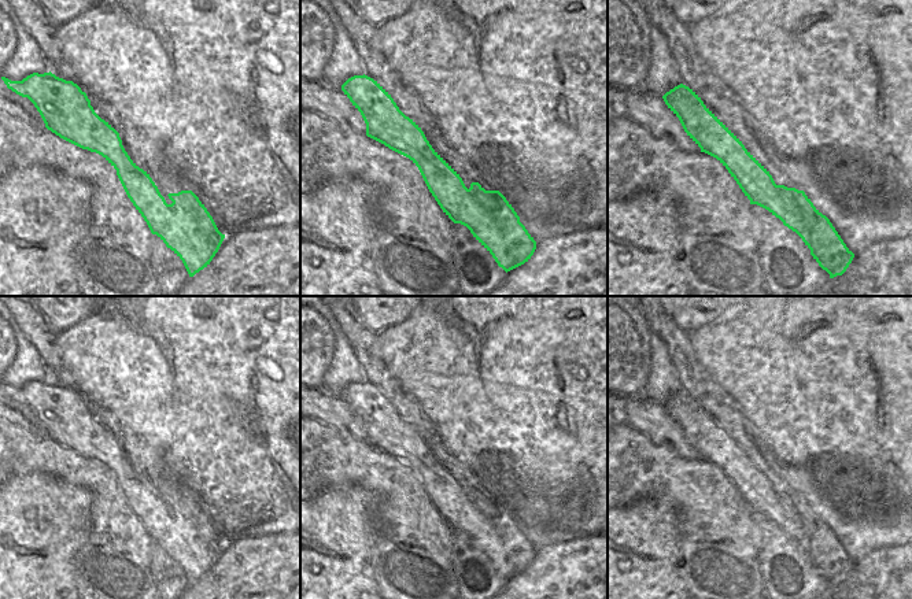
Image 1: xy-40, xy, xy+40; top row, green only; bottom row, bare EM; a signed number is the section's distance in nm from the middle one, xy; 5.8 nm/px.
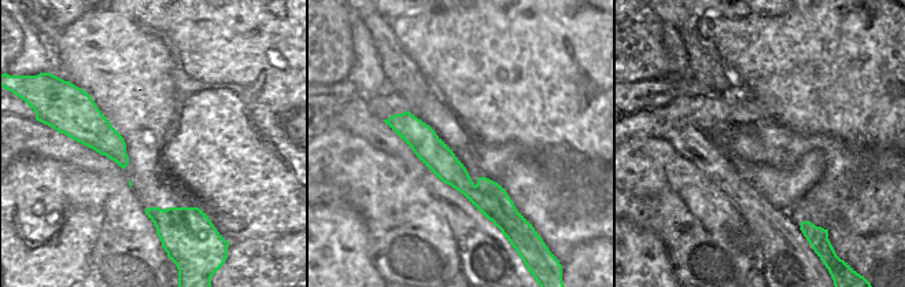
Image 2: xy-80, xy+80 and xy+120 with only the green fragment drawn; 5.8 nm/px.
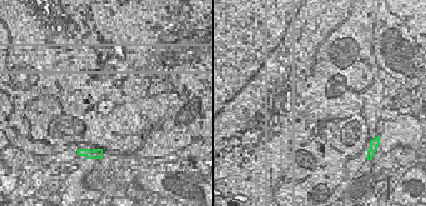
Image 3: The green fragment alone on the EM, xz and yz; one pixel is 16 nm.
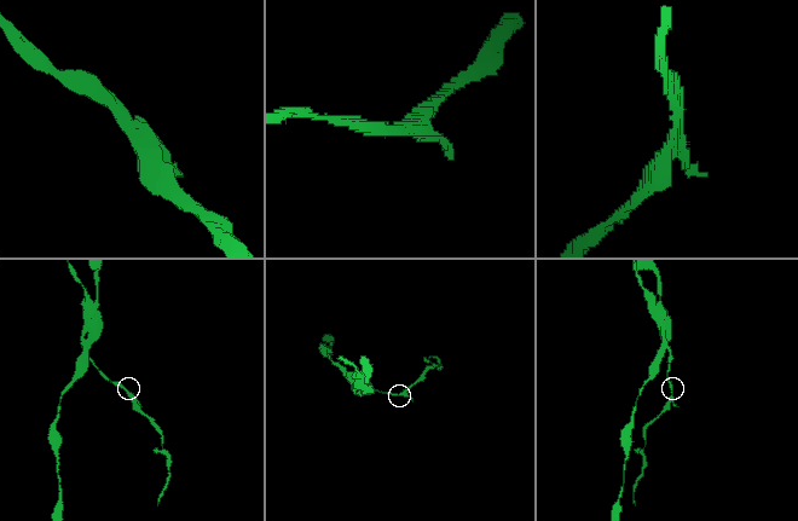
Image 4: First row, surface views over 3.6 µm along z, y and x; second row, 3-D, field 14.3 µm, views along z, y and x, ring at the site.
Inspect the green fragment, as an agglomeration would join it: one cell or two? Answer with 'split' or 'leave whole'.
leave whole

